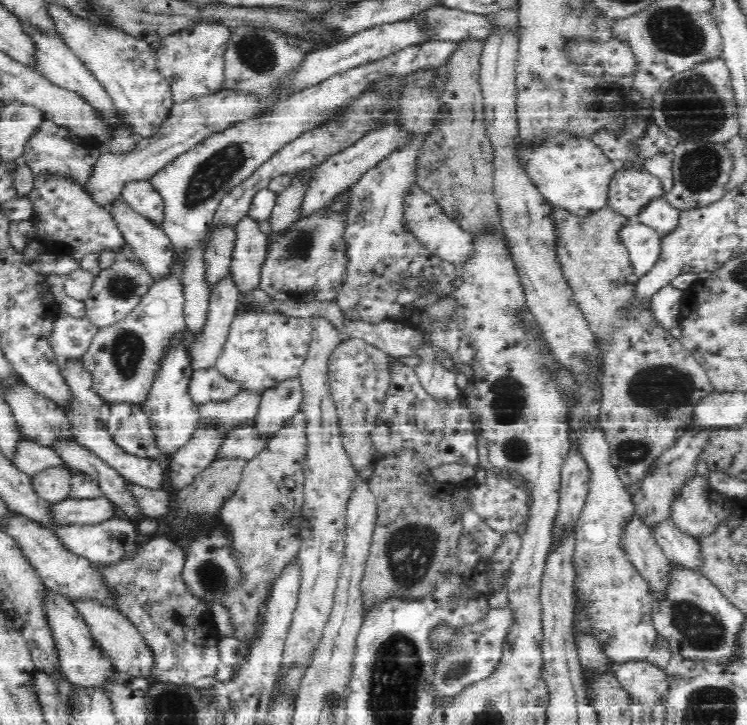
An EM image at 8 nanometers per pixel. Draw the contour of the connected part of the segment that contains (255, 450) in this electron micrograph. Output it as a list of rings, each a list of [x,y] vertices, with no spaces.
[[[252,424],[239,425],[227,433],[222,445],[216,450],[216,459],[248,460],[260,454],[264,447]]]

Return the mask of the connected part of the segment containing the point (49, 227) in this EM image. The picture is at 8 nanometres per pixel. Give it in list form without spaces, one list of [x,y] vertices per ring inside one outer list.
[[[50,171],[34,174],[33,177],[32,190],[27,196],[35,210],[33,222],[36,225],[37,242],[49,252],[56,256],[73,256],[80,262],[84,254],[98,253],[102,248],[116,251],[125,242],[109,209],[96,206],[78,179]]]

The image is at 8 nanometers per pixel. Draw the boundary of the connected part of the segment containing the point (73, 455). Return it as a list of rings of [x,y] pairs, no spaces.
[[[74,436],[57,439],[50,447],[73,470],[86,473],[97,480],[103,496],[114,504],[118,511],[128,515],[133,521],[142,517],[132,495],[124,489],[125,478],[95,452],[80,445]]]

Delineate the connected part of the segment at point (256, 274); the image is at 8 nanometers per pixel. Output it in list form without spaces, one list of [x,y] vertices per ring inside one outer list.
[[[246,216],[235,228],[236,240],[229,277],[238,294],[259,289],[261,270],[267,259],[267,235],[258,229],[257,221]]]

